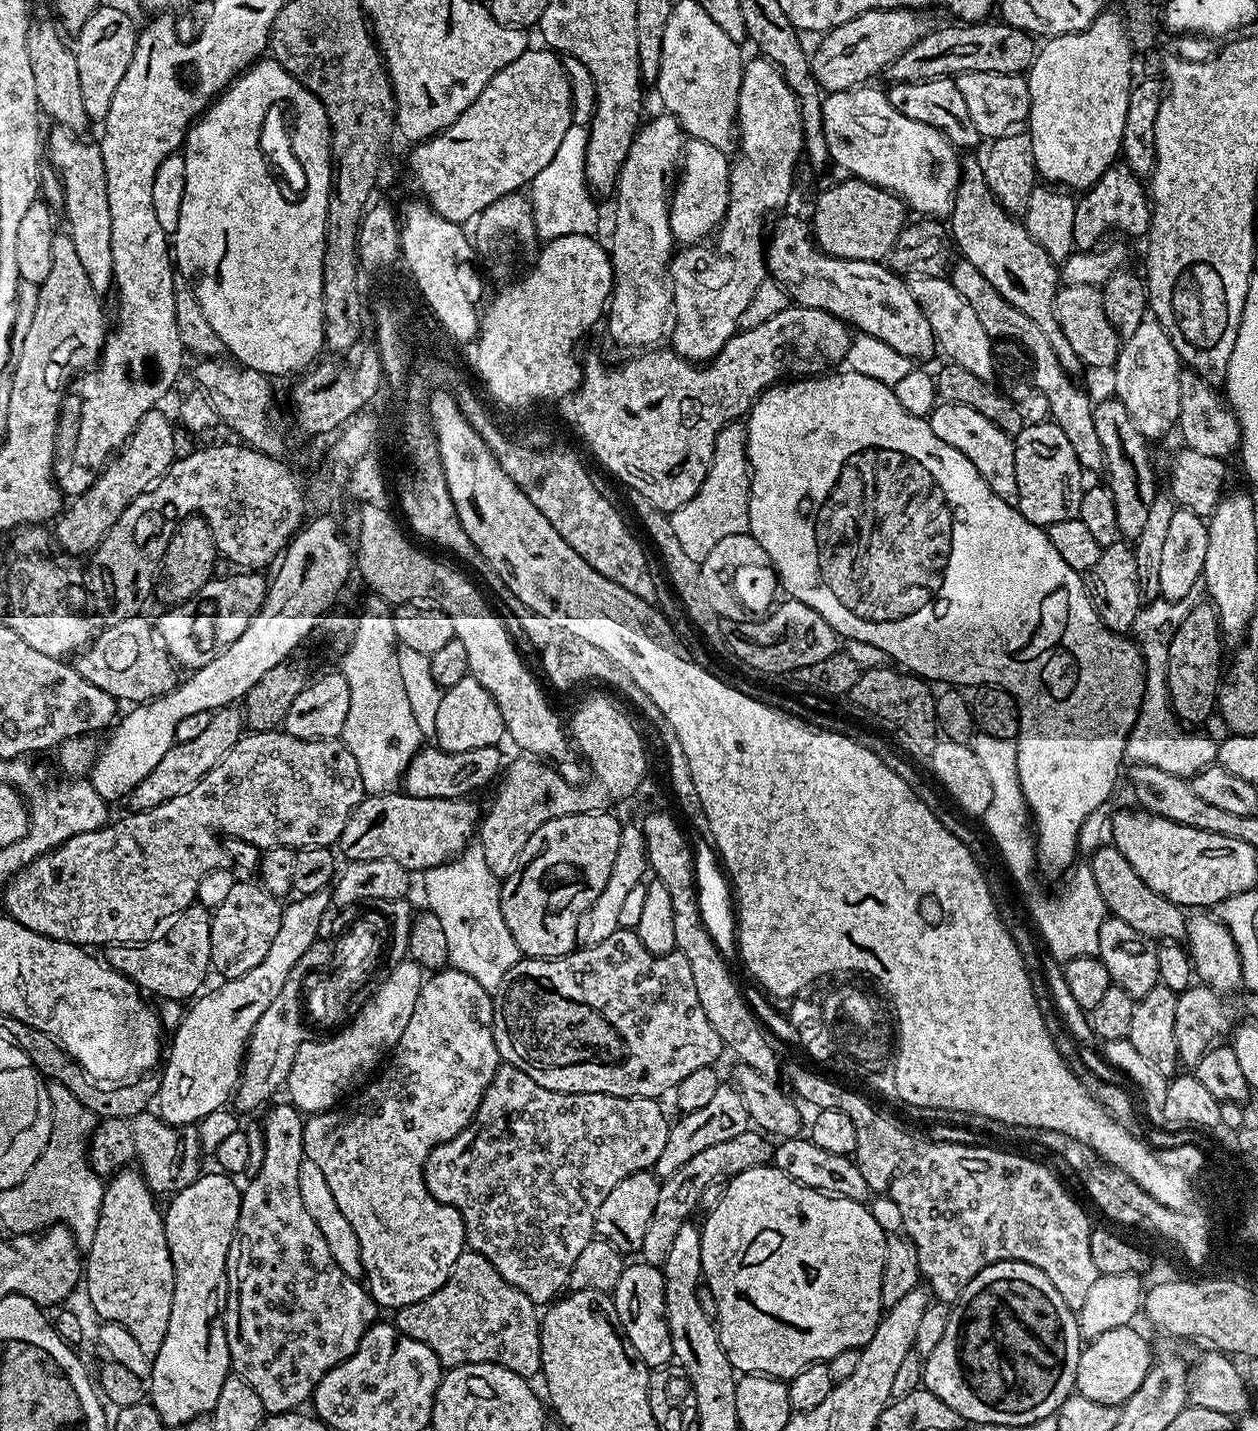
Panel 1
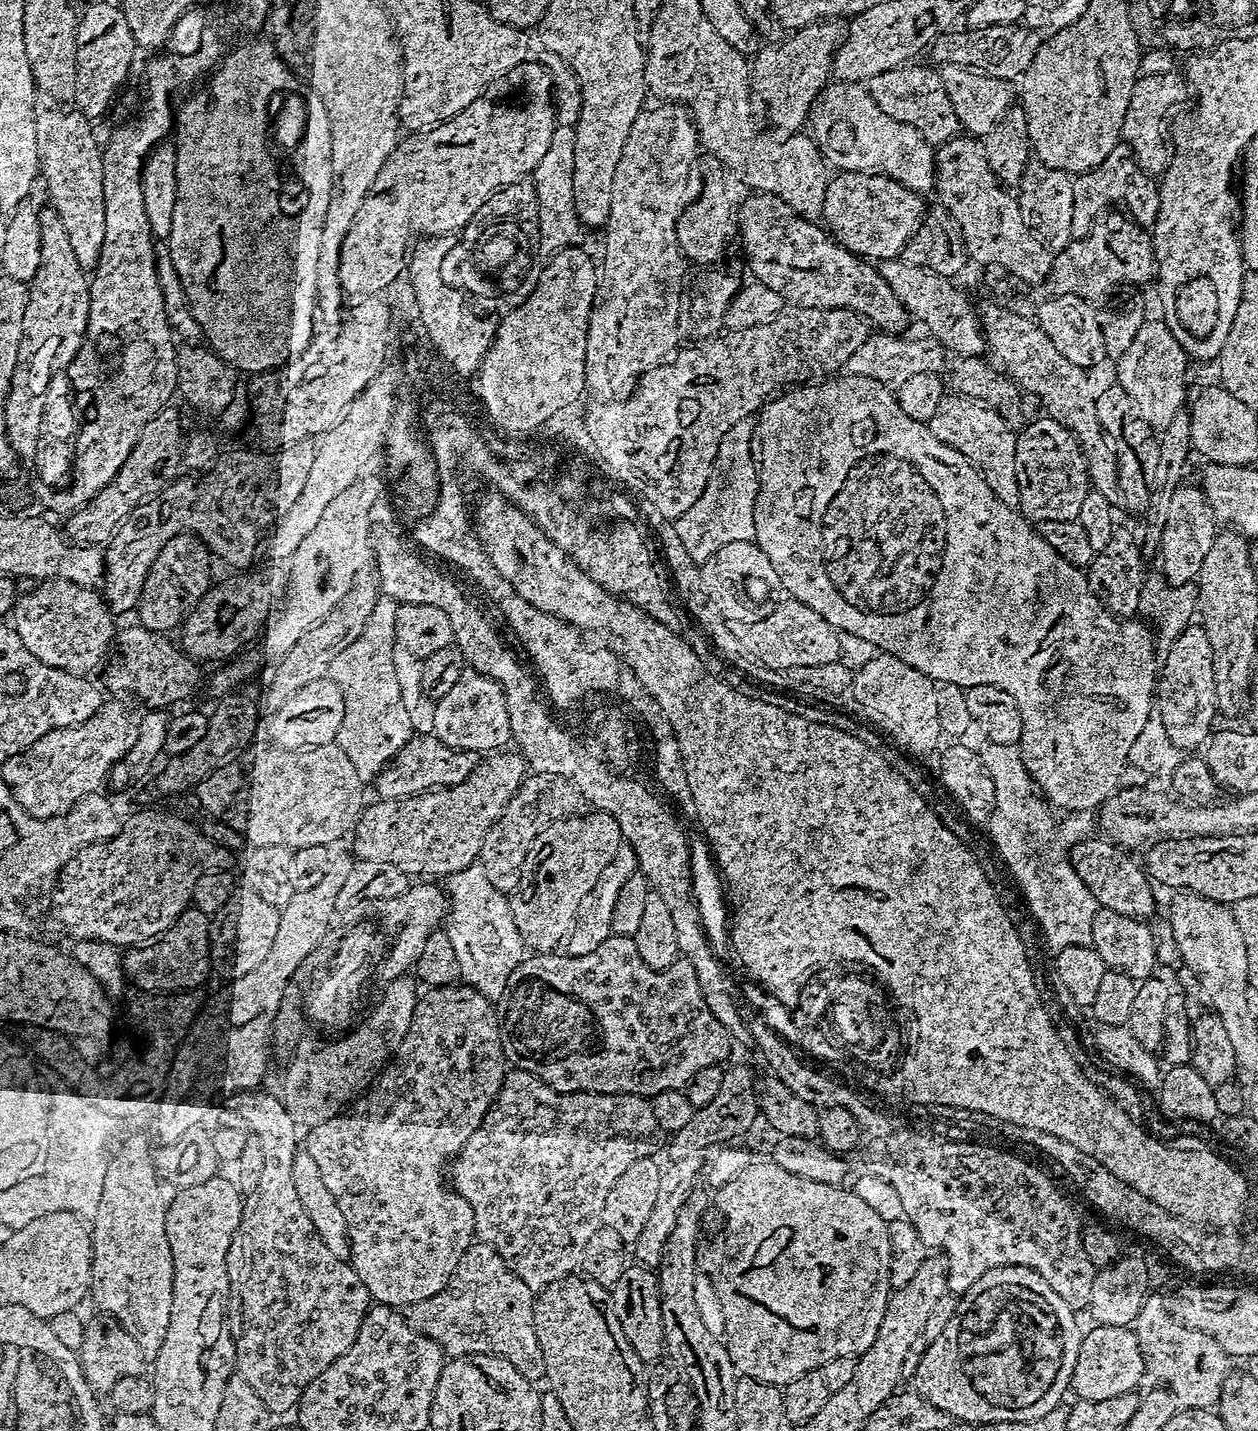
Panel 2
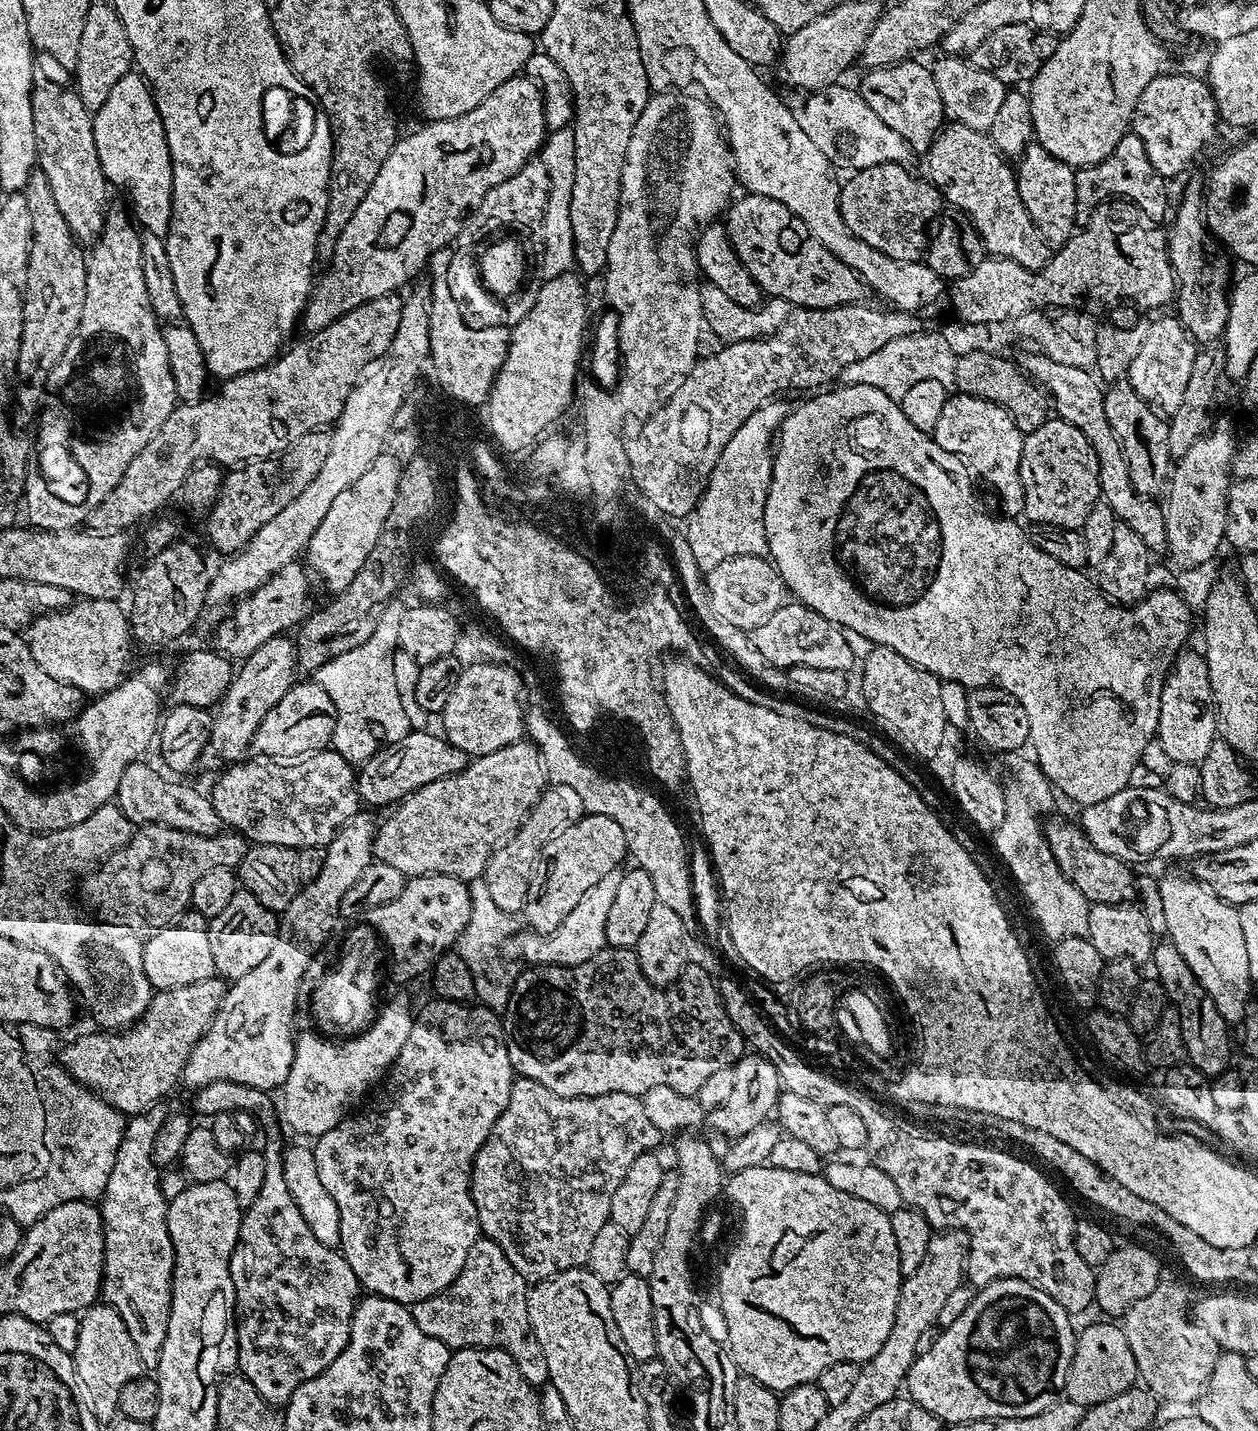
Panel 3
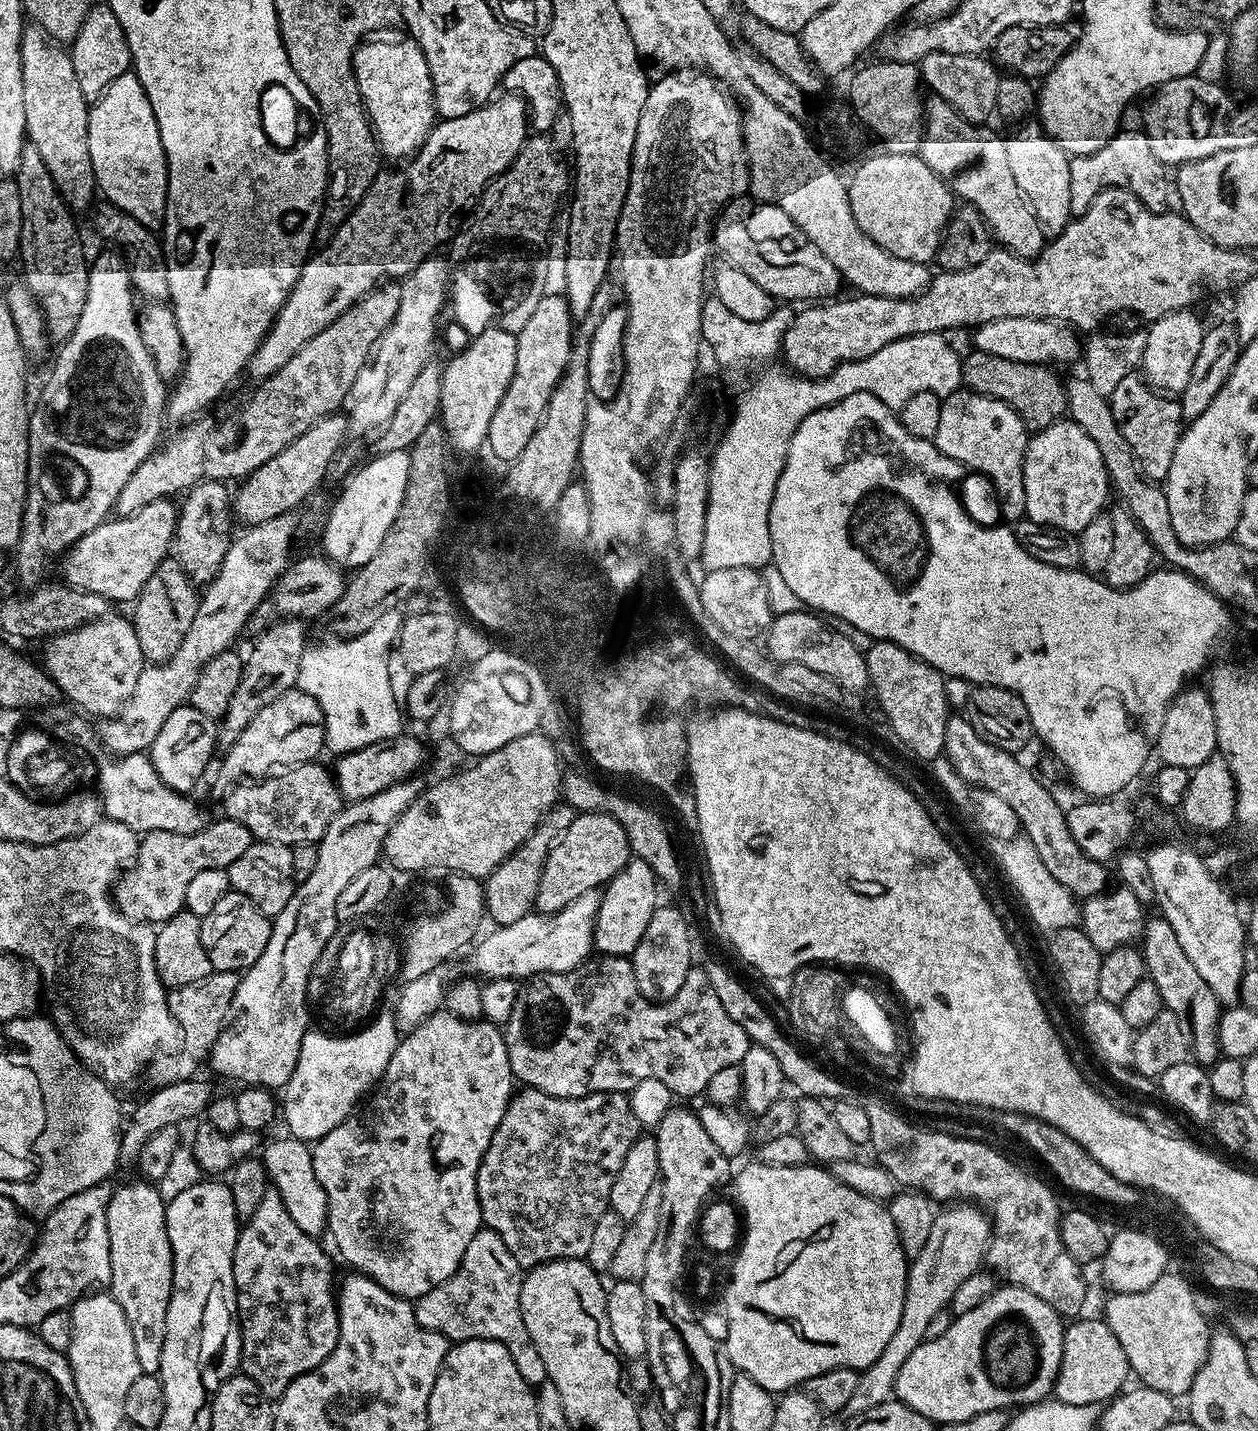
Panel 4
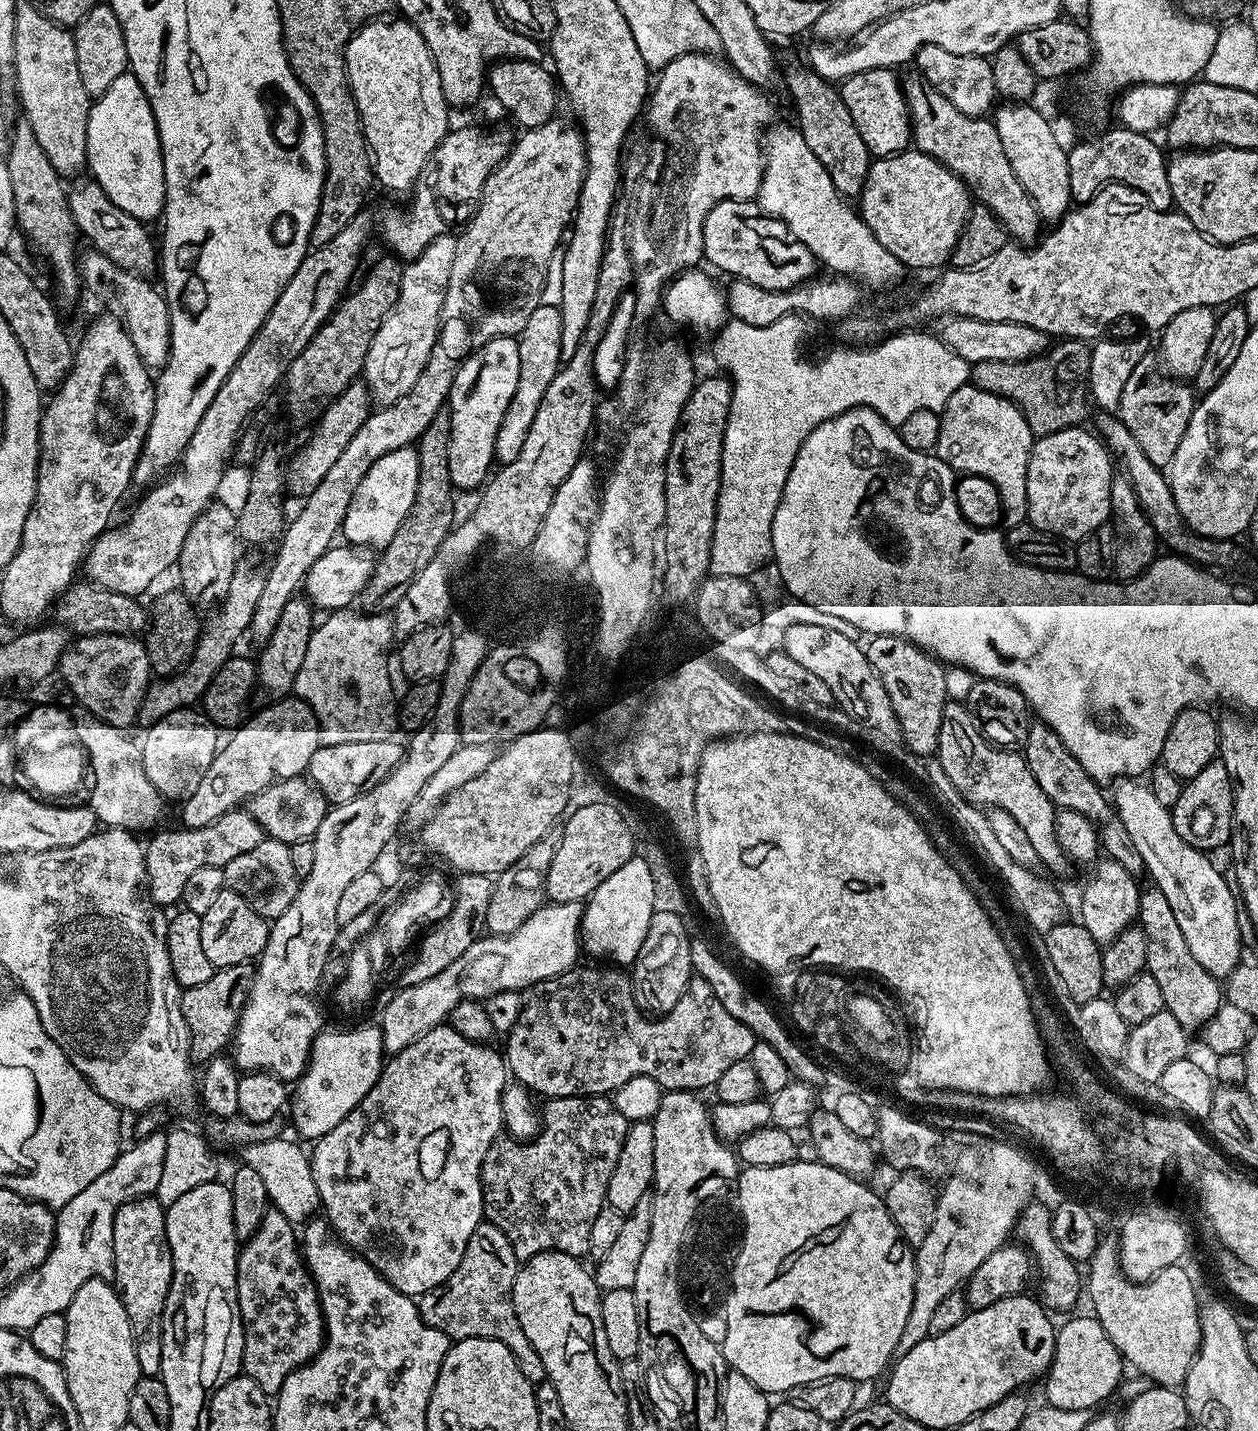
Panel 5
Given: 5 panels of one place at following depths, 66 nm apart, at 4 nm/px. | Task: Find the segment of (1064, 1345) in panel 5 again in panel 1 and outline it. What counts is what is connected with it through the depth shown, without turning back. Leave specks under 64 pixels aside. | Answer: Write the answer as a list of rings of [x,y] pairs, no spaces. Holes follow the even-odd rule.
[[[1136,1326],[1106,1330],[1106,1334],[1098,1334],[1098,1338],[1087,1341],[1081,1347],[1075,1391],[1090,1398],[1090,1402],[1123,1405],[1130,1394],[1142,1386],[1142,1378],[1146,1378],[1153,1363],[1152,1348]]]

